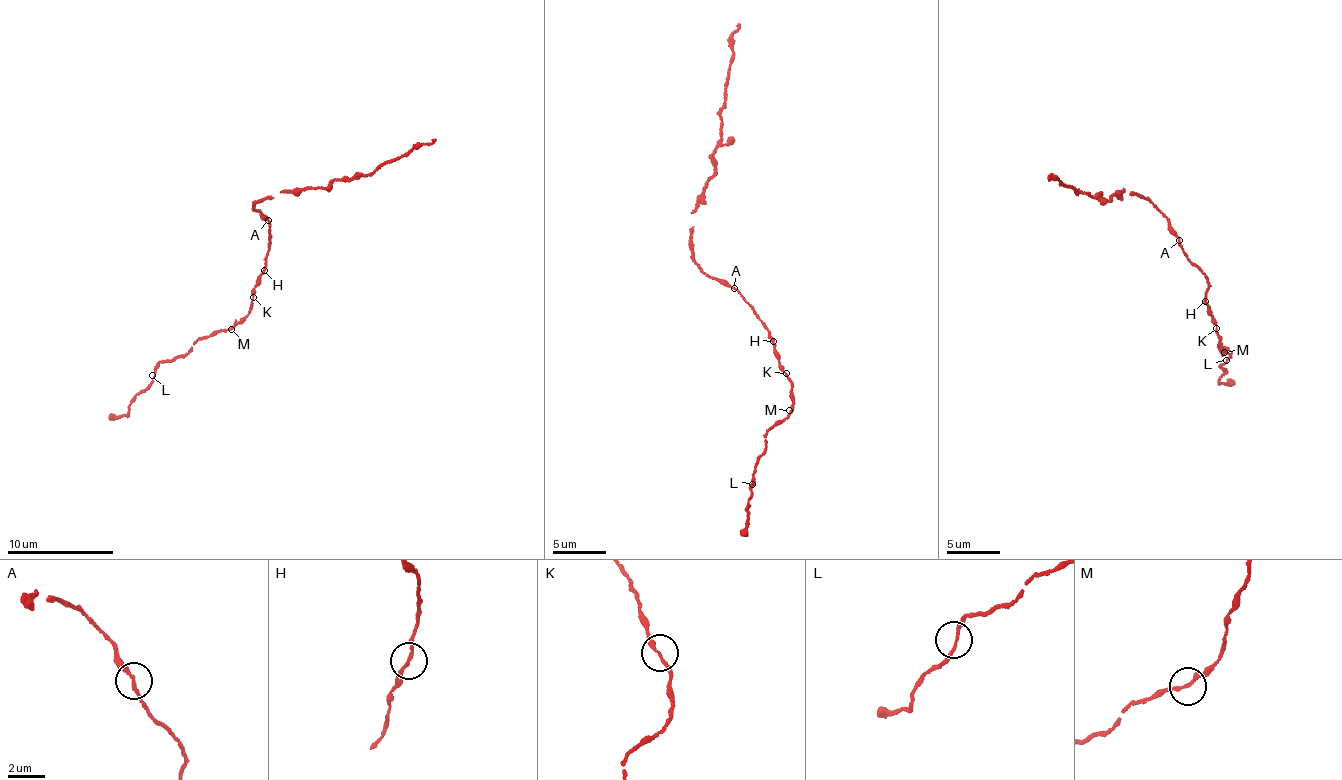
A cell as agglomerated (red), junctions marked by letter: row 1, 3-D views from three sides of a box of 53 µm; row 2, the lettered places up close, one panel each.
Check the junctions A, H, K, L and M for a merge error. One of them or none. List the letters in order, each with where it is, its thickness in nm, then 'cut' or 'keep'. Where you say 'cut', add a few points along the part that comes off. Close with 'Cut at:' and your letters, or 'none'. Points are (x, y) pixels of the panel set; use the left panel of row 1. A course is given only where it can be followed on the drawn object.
A: place (268, 220); calibre 190 nm; keep
H: place (264, 270); calibre 160 nm; keep
K: place (253, 297); calibre 180 nm; keep
L: place (152, 375); calibre 150 nm; keep
M: place (231, 329); calibre 180 nm; keep
Cut at: none

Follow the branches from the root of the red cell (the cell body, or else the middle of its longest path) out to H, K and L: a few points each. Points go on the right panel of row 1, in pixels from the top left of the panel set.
H: (1189, 260), (1207, 281), (1208, 292), (1205, 294), (1205, 301)
K: (1189, 260), (1207, 281), (1205, 303), (1208, 305), (1212, 323), (1217, 327)
L: (1189, 260), (1207, 281), (1205, 303), (1221, 350), (1227, 352), (1219, 345), (1221, 352), (1230, 354), (1226, 360)

